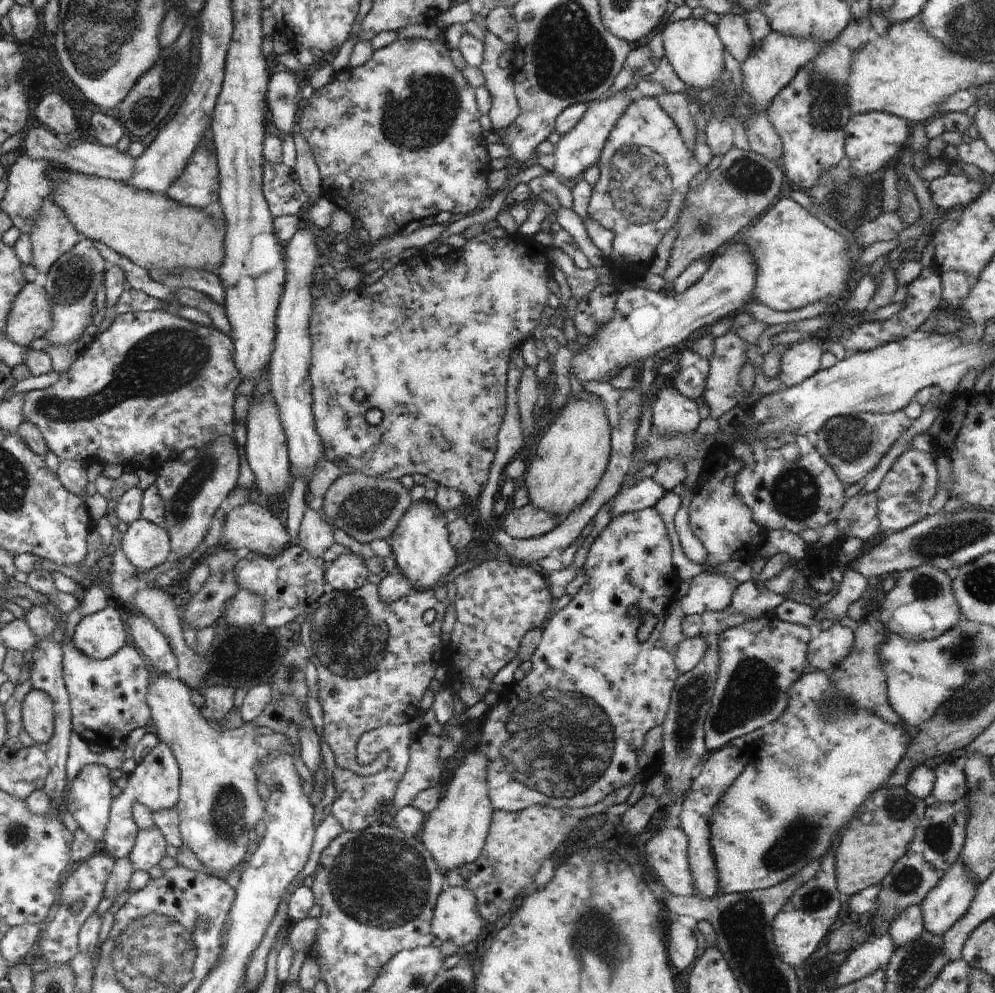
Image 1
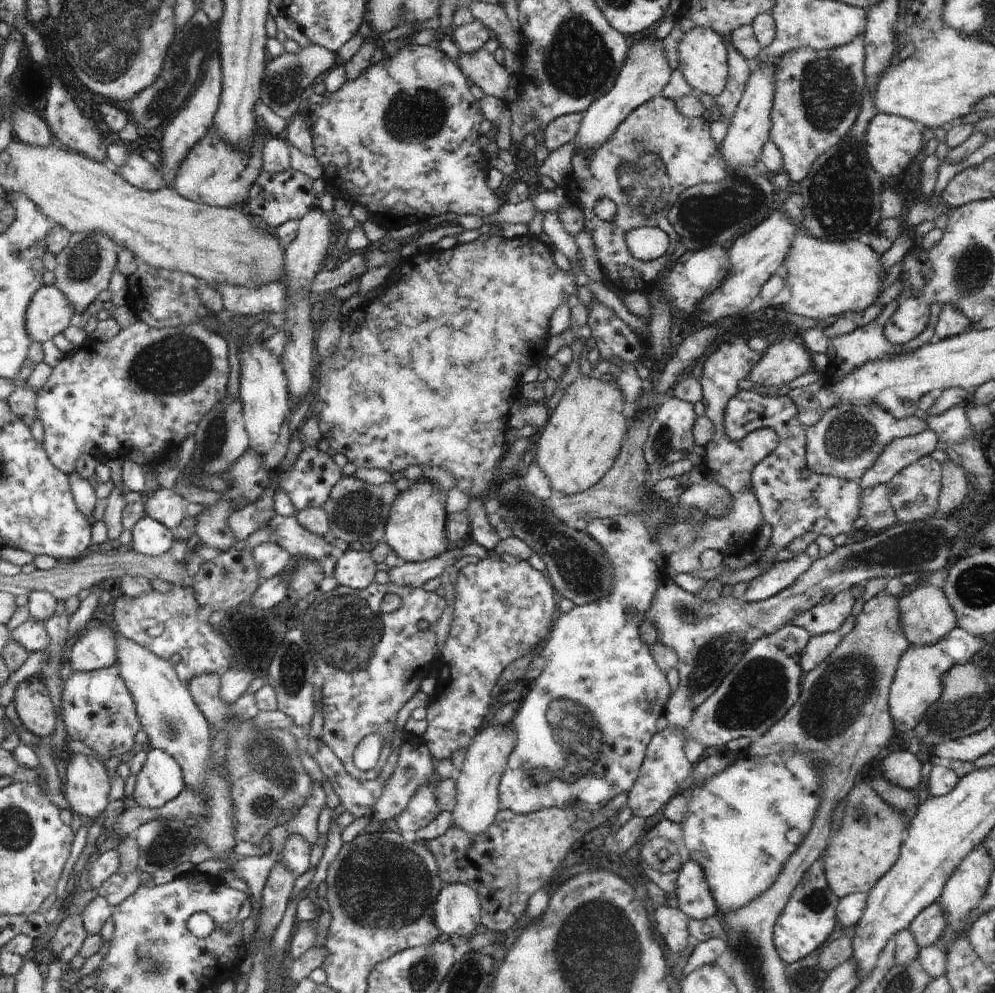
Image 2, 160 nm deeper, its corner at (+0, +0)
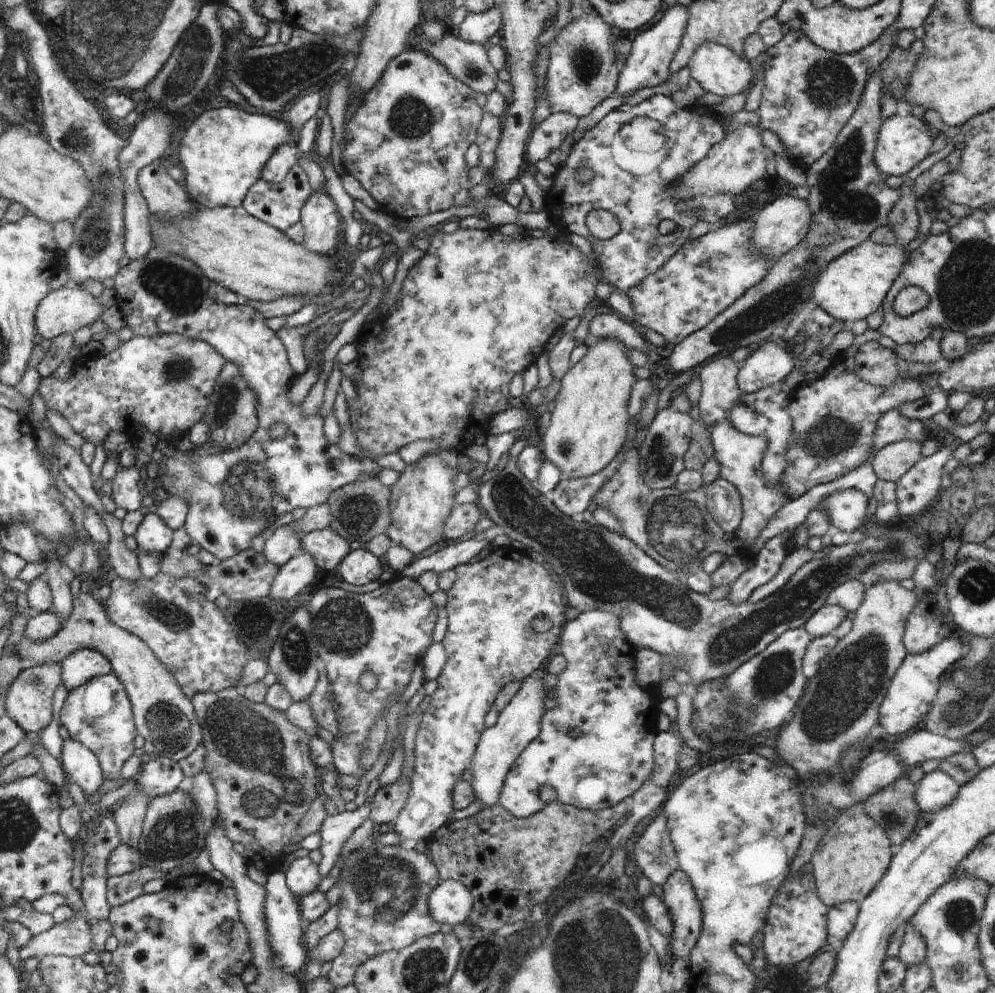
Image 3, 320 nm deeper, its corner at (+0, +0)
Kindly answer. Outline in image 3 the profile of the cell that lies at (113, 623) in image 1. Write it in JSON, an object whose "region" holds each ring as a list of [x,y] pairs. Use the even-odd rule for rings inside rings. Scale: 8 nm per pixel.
{"region":[[[80,648],[62,660],[61,684],[70,691],[96,676],[111,673],[113,673],[112,666],[104,654],[92,648]]]}

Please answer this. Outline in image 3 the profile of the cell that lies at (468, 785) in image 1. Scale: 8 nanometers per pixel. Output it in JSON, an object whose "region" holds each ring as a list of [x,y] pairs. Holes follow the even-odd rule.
{"region":[[[543,668],[532,672],[526,680],[522,682],[522,686],[512,701],[502,708],[498,722],[492,728],[485,728],[482,732],[478,744],[476,744],[476,752],[472,756],[470,762],[470,773],[472,774],[472,782],[470,788],[474,792],[474,801],[480,801],[482,808],[492,808],[498,805],[502,786],[508,772],[512,769],[512,764],[516,758],[540,735],[540,718],[551,705],[547,701],[546,691],[542,678],[546,672]]]}

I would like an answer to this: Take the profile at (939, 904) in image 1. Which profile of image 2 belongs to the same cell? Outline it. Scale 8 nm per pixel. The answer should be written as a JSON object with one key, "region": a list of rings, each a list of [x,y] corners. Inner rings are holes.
{"region":[[[939,900],[929,908],[922,910],[914,921],[907,927],[913,940],[918,944],[918,949],[929,948],[942,938],[945,928],[943,911],[940,909]]]}

